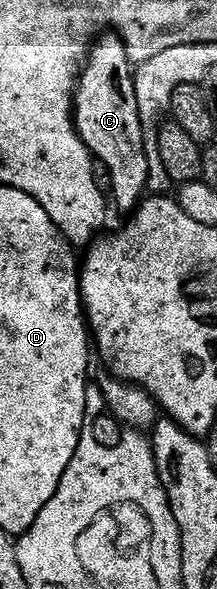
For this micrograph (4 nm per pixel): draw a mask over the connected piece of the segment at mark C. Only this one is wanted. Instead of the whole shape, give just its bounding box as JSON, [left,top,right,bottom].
[74,33,148,213]

